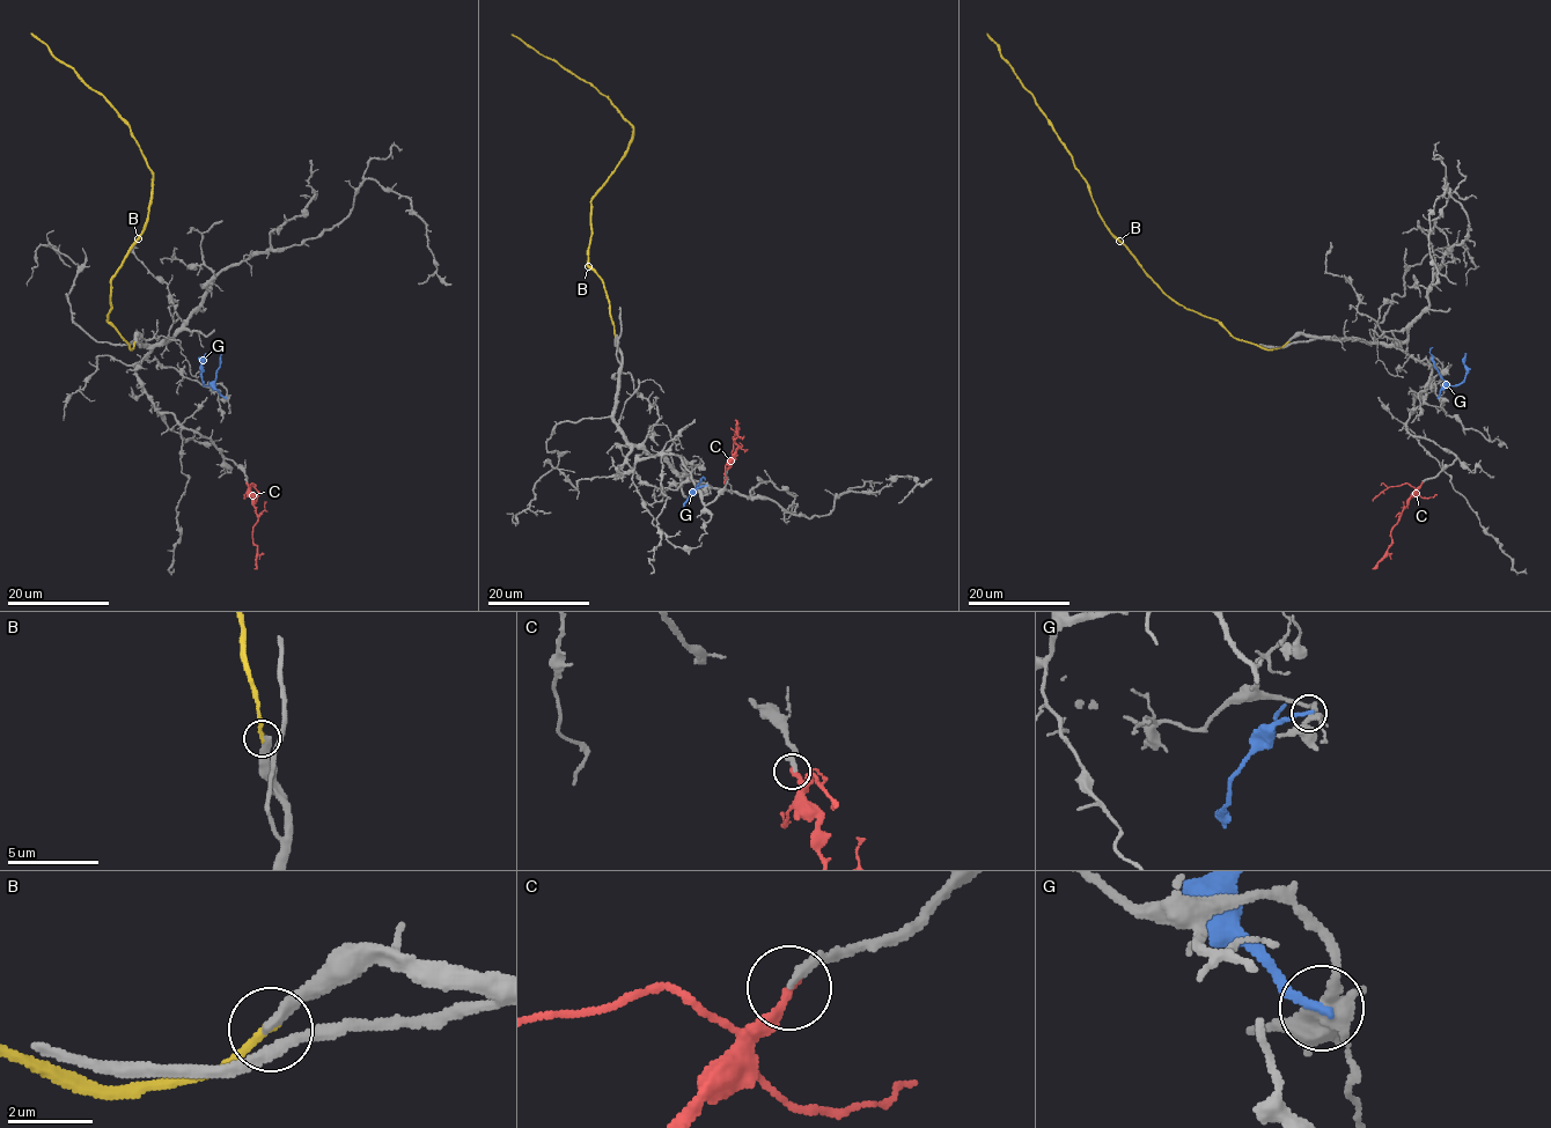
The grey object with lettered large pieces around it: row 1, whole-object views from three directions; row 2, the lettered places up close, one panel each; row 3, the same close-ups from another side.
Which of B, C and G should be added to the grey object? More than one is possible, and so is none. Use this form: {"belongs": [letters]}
{"belongs": ["C"]}

